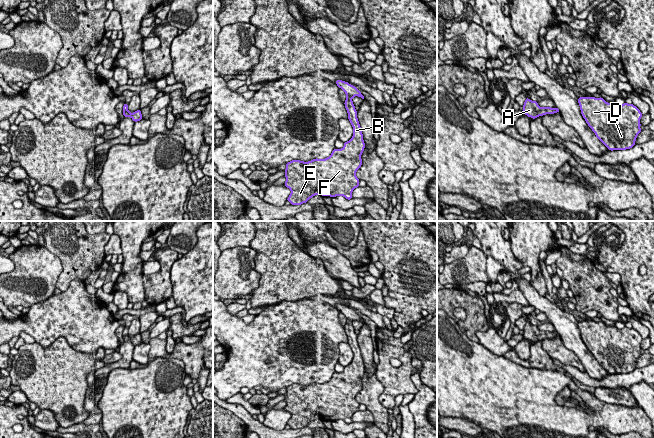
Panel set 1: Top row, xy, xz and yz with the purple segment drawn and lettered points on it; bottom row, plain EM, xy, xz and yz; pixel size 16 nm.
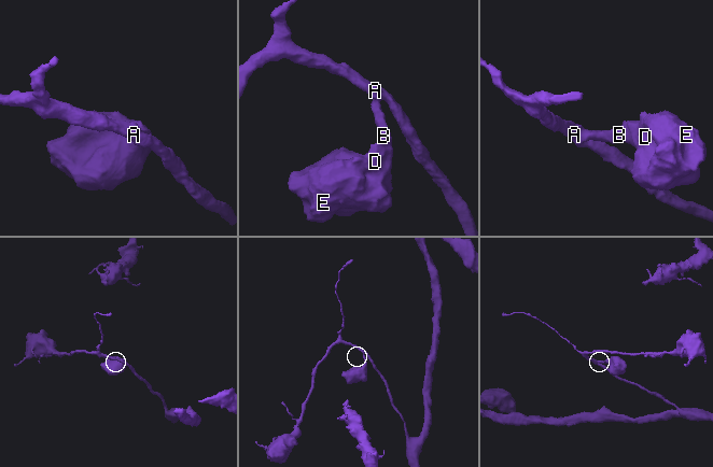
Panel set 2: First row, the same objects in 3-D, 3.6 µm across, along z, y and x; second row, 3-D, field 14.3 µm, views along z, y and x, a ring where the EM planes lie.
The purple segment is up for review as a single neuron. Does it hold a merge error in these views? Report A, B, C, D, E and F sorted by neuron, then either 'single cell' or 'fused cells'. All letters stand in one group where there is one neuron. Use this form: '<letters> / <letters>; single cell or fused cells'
A B C D E F; single cell

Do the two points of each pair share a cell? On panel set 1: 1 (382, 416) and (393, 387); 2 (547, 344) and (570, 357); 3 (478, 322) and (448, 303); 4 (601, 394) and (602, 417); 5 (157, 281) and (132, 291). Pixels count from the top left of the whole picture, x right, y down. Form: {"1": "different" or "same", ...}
{"1": "different", "2": "same", "3": "same", "4": "different", "5": "different"}

